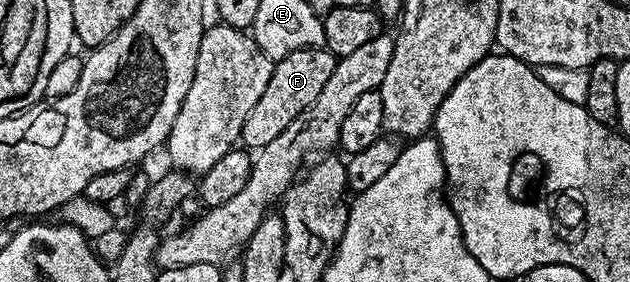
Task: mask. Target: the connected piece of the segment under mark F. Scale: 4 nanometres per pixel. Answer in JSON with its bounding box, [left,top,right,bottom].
[241,47,336,149]

